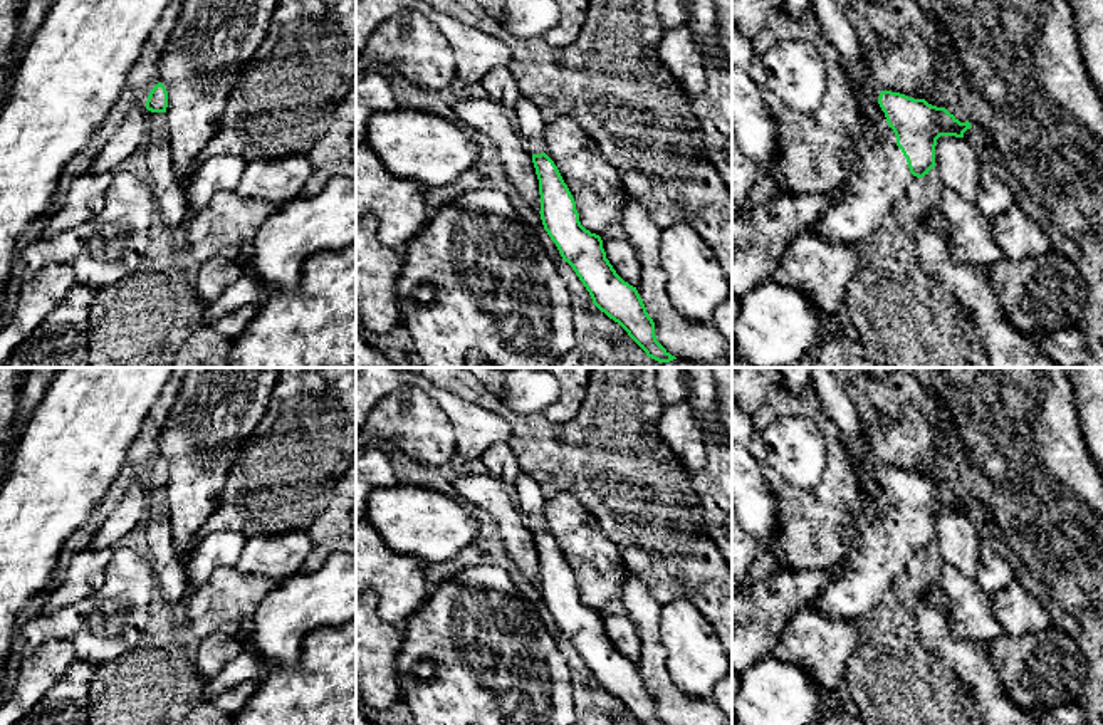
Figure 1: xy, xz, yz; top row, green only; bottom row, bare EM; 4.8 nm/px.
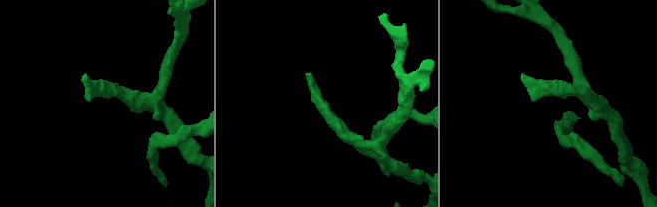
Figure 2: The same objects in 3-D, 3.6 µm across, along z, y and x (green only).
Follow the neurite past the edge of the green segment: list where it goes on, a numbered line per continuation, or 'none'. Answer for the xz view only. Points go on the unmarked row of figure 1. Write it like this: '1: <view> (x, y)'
1: xz (531, 500)

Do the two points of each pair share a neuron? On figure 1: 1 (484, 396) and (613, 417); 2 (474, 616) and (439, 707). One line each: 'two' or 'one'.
1: one
2: one

